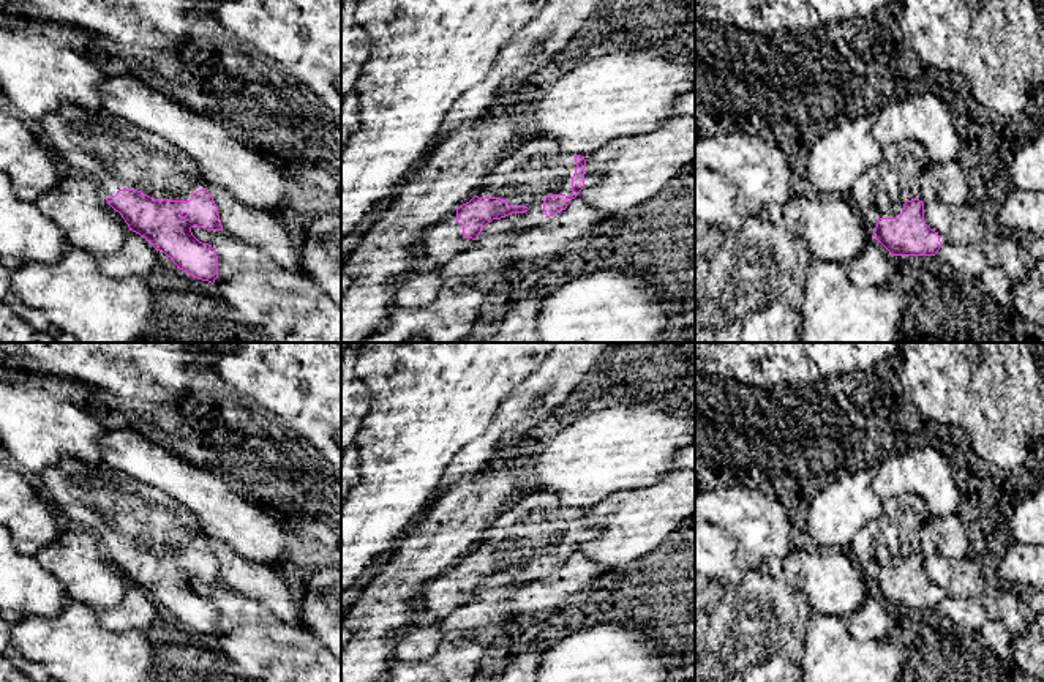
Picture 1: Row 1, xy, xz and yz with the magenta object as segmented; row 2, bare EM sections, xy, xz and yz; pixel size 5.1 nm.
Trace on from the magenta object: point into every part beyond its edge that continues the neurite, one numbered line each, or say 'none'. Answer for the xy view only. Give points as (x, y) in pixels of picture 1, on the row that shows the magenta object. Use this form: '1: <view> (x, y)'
1: xy (114, 153)

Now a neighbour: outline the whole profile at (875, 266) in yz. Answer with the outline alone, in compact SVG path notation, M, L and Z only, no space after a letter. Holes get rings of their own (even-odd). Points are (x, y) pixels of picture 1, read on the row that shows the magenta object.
M873 238L848 264L848 275L856 286L884 286L897 278L897 256Z

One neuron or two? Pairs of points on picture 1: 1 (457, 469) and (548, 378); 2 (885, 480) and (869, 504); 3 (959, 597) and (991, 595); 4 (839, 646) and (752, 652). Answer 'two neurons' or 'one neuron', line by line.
1: one neuron
2: two neurons
3: one neuron
4: two neurons

